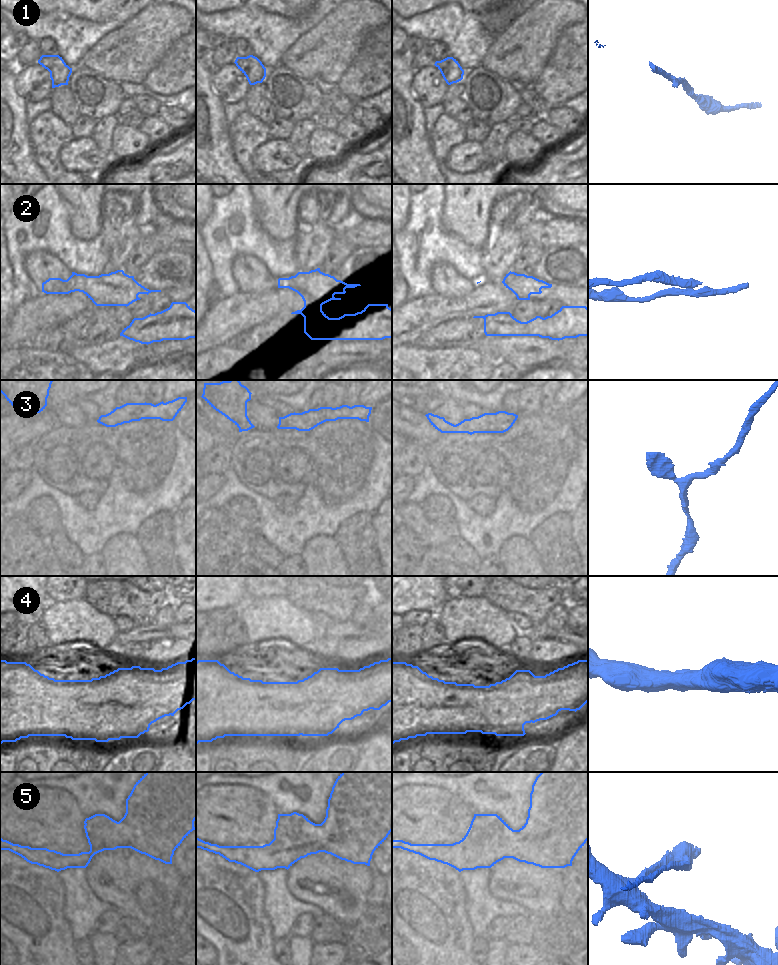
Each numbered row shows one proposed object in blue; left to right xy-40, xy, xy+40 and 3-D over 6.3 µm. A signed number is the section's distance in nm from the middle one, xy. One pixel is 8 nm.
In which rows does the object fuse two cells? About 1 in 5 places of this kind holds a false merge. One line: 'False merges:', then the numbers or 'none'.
False merges: 2, 5

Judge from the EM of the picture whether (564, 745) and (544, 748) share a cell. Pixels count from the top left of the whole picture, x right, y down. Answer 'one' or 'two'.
two

